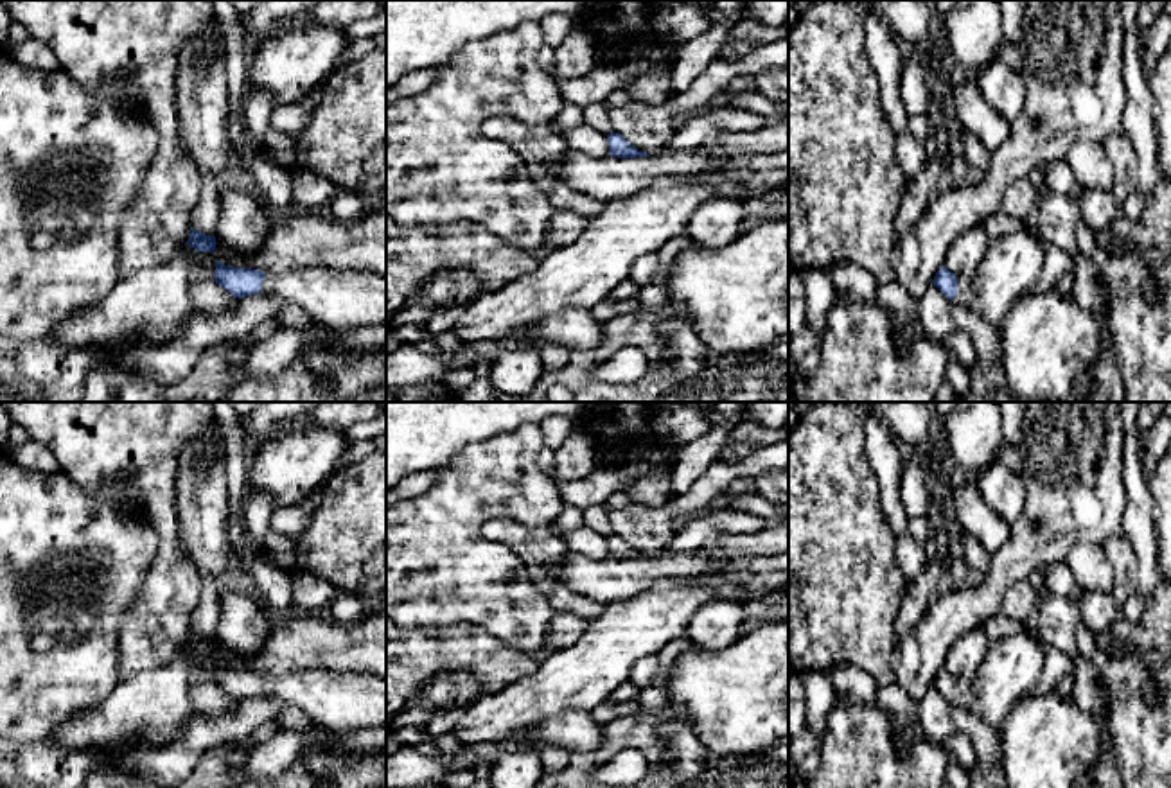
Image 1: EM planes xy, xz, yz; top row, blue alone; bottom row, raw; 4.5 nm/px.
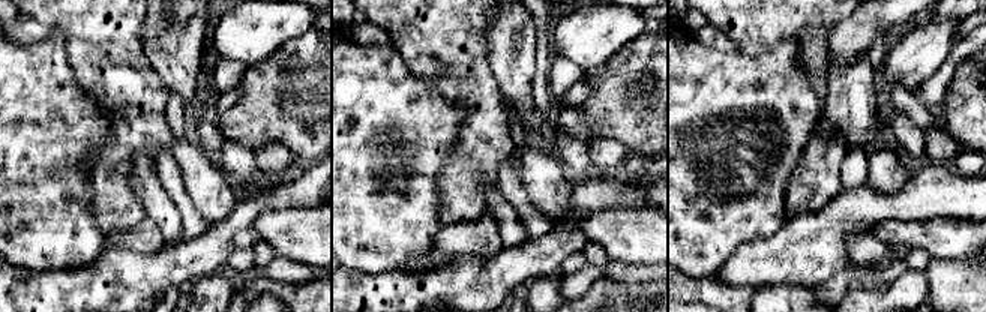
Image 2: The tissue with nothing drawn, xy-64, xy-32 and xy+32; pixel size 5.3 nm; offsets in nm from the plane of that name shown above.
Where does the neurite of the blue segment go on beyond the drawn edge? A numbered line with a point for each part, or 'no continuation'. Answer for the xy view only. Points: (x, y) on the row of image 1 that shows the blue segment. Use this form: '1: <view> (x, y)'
1: xy (342, 298)

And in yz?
1: yz (1013, 261)

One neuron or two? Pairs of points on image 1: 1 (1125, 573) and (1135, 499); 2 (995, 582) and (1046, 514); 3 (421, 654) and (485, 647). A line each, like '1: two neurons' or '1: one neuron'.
1: two neurons
2: one neuron
3: one neuron

